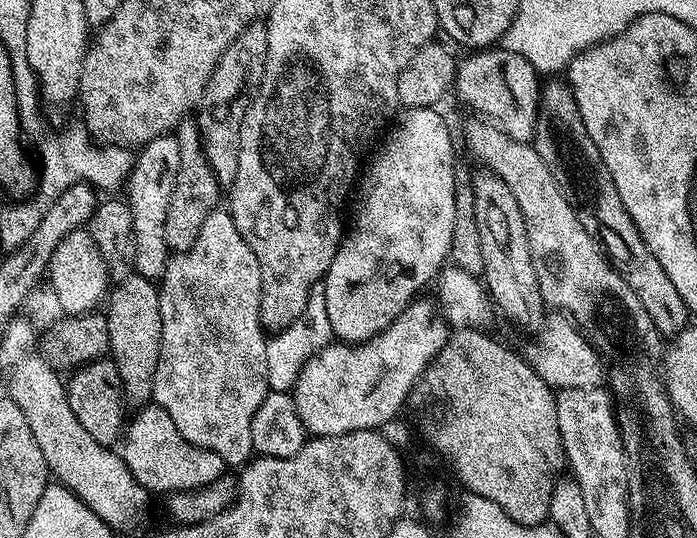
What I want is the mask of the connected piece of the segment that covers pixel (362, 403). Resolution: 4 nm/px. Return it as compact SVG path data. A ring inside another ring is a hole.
M424 299L413 300L390 327L374 338L363 340L361 344L330 343L314 354L306 366L302 366L290 395L305 433L318 437L380 430L385 427L383 424L390 423L399 414L400 407L403 409L407 405L412 387L418 383L426 366L430 366L430 362L440 353L442 346L446 346L450 335L450 325L441 309Z

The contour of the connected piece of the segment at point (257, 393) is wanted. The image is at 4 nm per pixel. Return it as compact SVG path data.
M214 210L208 215L206 222L202 222L202 230L198 230L198 238L194 242L194 246L190 246L185 252L173 255L169 259L164 271L164 279L159 281L160 309L162 310L162 346L158 358L158 370L154 374L152 400L162 410L166 410L166 414L170 414L174 426L178 426L178 434L182 434L182 438L186 438L186 442L218 454L218 458L222 458L225 465L237 464L237 466L243 466L254 456L251 442L251 422L254 419L254 414L258 411L258 406L262 405L263 399L268 396L270 391L268 375L266 374L266 346L268 340L266 339L266 329L260 325L262 274L258 266L258 258L254 258L254 250L250 250L246 238L242 238L238 226L234 226L231 211L220 211Z

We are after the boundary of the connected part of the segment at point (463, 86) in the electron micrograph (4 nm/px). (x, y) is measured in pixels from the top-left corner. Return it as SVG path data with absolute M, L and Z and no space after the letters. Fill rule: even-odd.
M493 46L483 50L473 51L465 60L459 61L456 70L455 95L460 95L460 100L477 117L483 118L502 129L510 138L525 142L533 139L536 130L536 117L540 114L541 77L536 68L522 58L522 54L514 54L510 50Z

